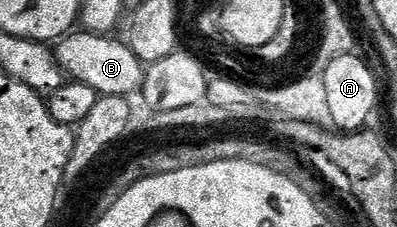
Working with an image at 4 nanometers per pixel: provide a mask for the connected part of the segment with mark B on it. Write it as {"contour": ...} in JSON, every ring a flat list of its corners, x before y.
{"contour":[[73,31,55,42,54,52,56,61,72,81,81,81,94,87,94,91,101,97,130,97,143,88,146,70,143,62,138,60,125,42,118,42,114,37,103,33]]}

